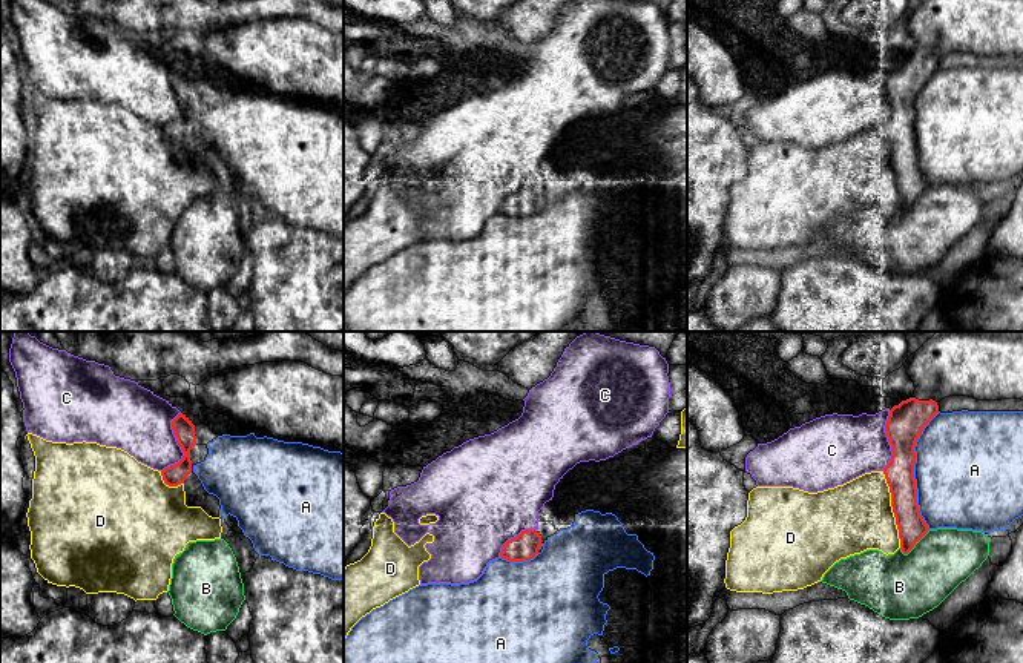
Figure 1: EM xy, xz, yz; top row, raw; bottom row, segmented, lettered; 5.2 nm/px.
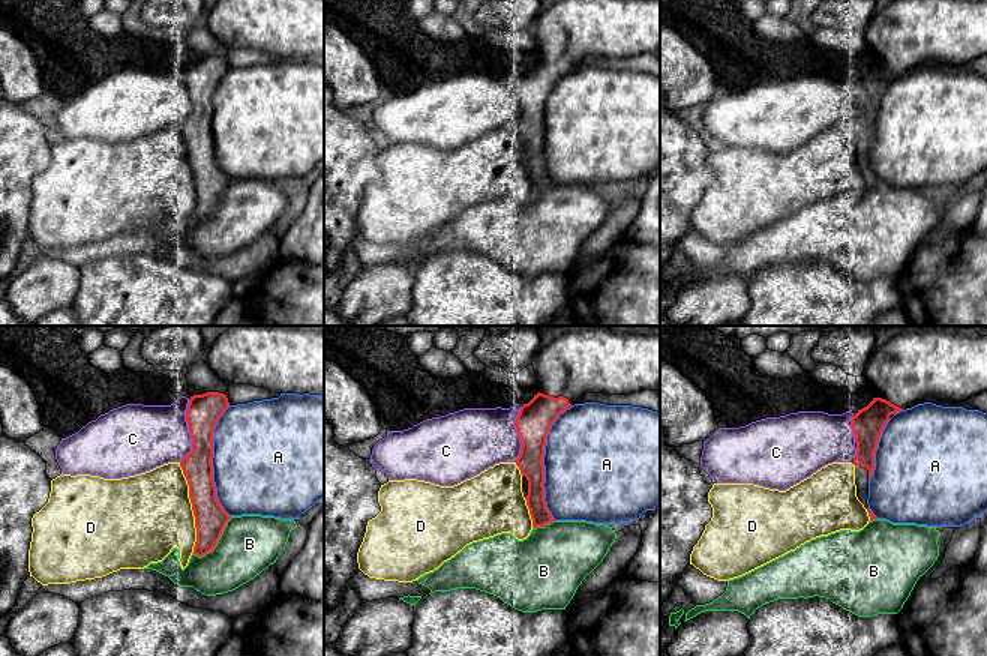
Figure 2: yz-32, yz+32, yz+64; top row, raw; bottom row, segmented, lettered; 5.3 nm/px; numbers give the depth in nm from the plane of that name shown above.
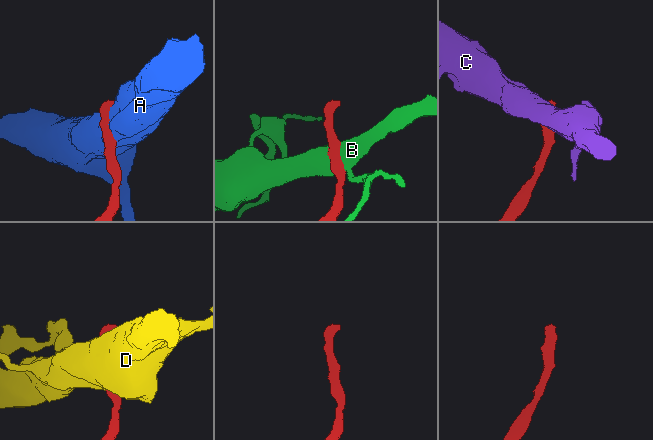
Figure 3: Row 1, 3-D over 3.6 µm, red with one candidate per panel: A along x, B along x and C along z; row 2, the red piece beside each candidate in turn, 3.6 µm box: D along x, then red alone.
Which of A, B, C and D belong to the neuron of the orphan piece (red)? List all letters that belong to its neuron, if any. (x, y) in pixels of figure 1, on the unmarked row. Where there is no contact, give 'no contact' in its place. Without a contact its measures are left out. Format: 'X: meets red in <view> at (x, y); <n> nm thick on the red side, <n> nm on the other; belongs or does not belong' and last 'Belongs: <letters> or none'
A: meets red in yz at (913, 126); 190 nm thick on the red side, 480 nm on the other; does not belong
B: meets red in yz at (914, 200); 150 nm thick on the red side, 360 nm on the other; does not belong
C: meets red in xy at (178, 100); 110 nm thick on the red side, 340 nm on the other; does not belong
D: meets red in yz at (893, 164); 160 nm thick on the red side, 380 nm on the other; does not belong
Belongs: none

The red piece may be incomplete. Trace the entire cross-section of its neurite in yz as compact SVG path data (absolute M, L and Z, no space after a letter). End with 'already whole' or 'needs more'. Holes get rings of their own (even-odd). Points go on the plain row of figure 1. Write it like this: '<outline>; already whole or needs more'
M923 0L911 11L905 25L914 38L914 52L890 66L885 89L891 101L891 117L882 126L891 149L891 163L899 186L900 206L908 210L929 187L917 161L914 135L916 98L928 78L939 69L939 58L949 52L977 57L1023 57L1023 0Z; needs more

